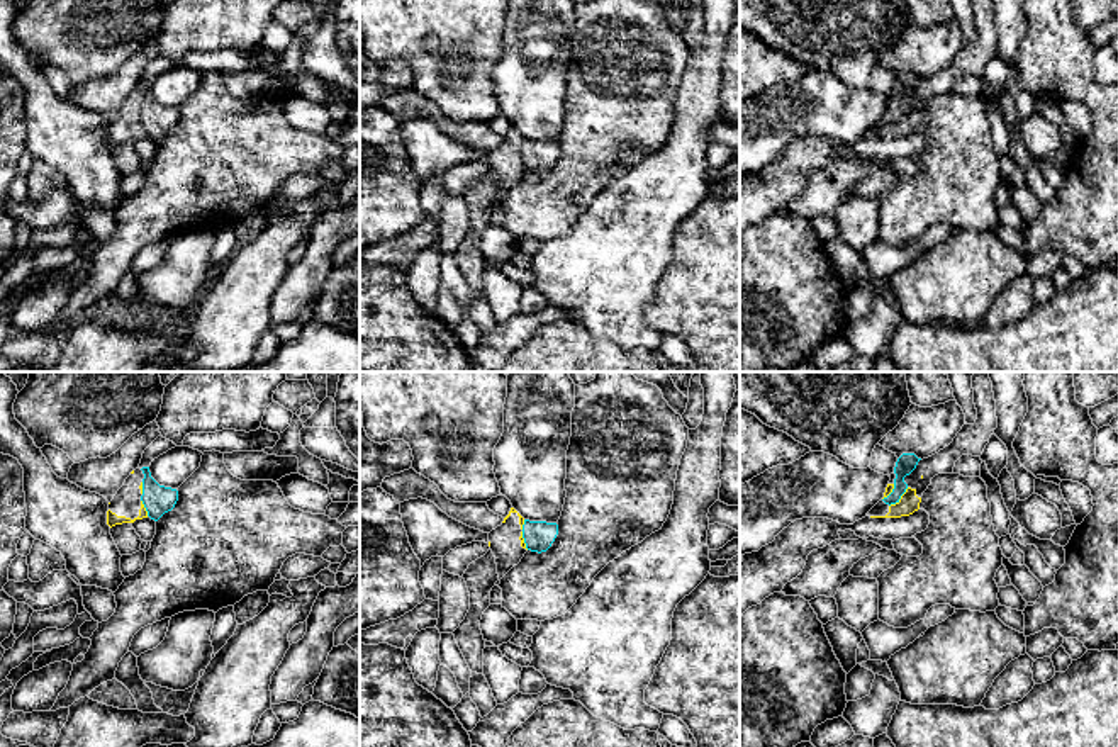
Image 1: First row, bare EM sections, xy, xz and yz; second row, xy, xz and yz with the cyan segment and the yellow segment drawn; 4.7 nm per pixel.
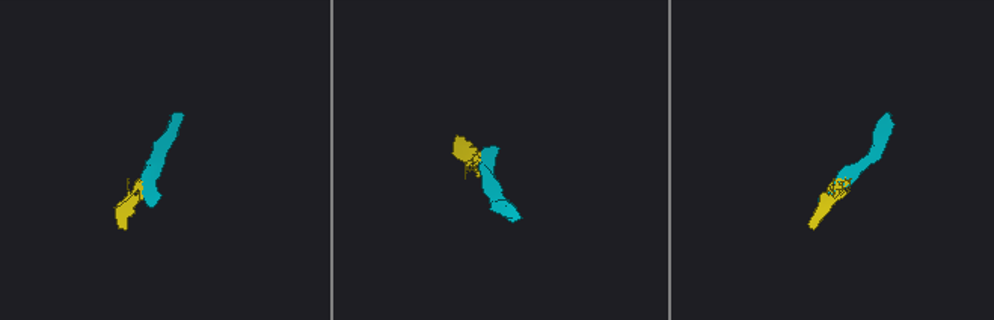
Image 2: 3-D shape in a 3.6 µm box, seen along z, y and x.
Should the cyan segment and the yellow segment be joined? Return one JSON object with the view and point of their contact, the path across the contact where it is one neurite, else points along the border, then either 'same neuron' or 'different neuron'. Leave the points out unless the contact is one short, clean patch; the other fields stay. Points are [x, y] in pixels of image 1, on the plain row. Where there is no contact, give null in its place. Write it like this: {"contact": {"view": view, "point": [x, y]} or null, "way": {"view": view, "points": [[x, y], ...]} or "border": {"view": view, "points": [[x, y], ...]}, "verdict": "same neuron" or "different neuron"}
{"contact": {"view": "yz", "point": [899, 117]}, "border": {"view": "yz", "points": [[908, 107], [889, 126]]}, "verdict": "different neuron"}

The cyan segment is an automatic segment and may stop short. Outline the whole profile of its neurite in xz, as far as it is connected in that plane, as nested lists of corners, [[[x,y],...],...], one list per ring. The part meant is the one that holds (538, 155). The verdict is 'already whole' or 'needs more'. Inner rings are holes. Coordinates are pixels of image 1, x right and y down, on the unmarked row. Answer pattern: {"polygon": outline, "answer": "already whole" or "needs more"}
{"polygon": [[[524,139],[523,158],[526,168],[531,171],[538,171],[538,173],[546,171],[555,161],[556,154],[558,154],[556,143]]], "answer": "already whole"}

